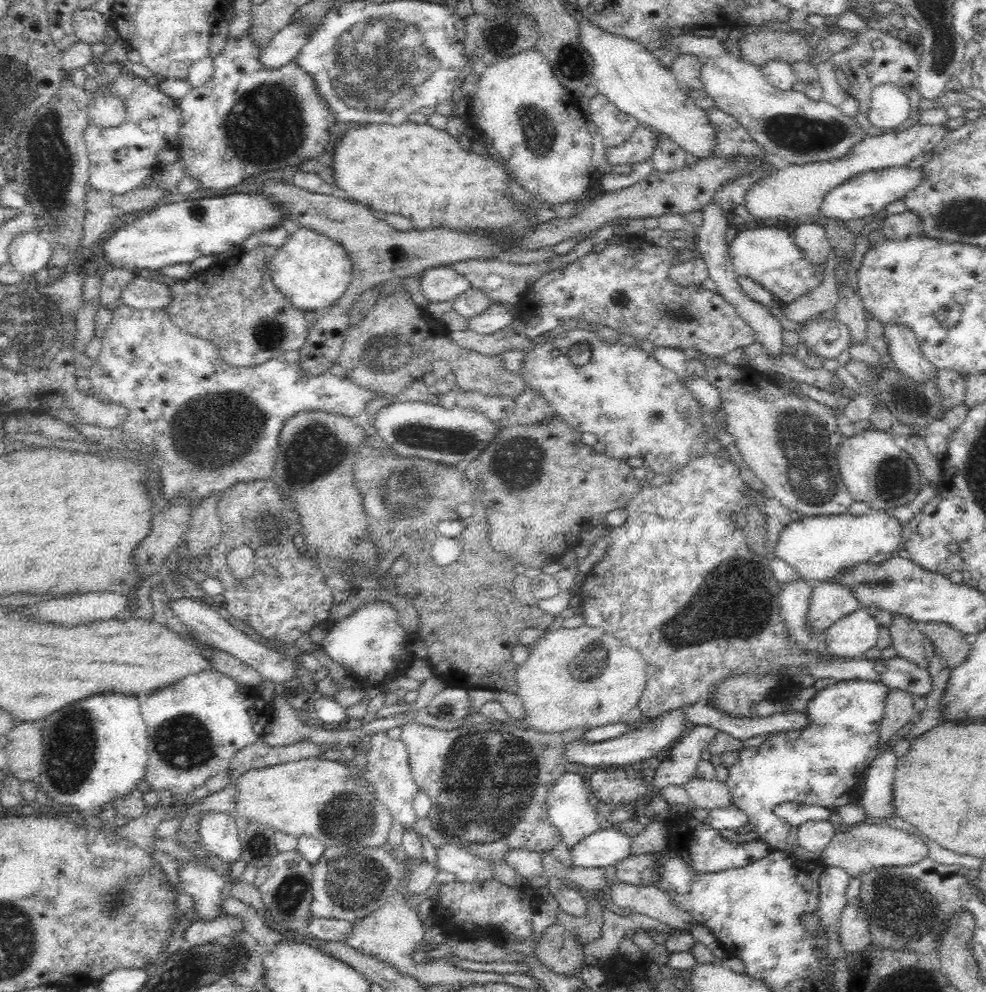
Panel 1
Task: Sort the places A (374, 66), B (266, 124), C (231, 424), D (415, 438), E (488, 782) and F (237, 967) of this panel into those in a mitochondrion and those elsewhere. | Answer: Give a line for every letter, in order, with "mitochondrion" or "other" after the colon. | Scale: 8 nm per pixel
A: mitochondrion
B: mitochondrion
C: mitochondrion
D: mitochondrion
E: mitochondrion
F: mitochondrion

